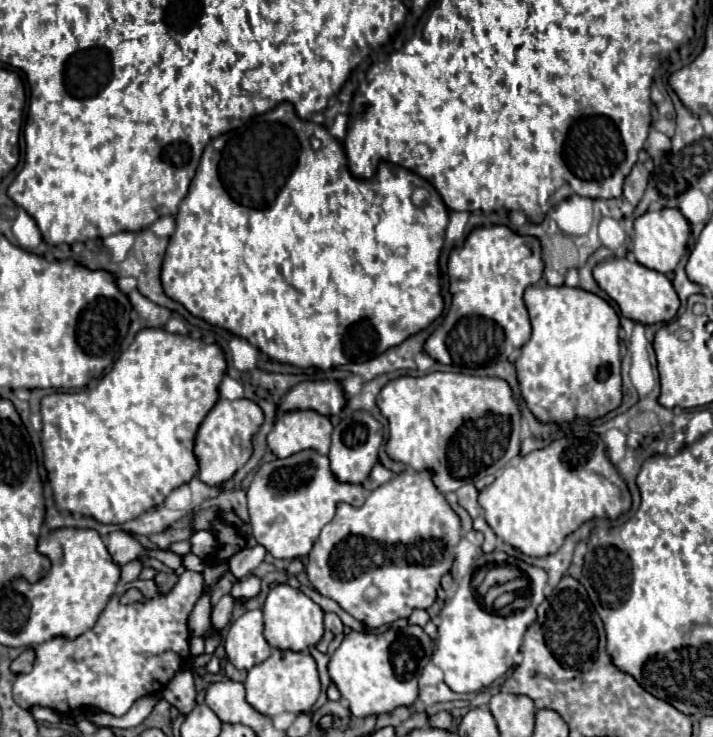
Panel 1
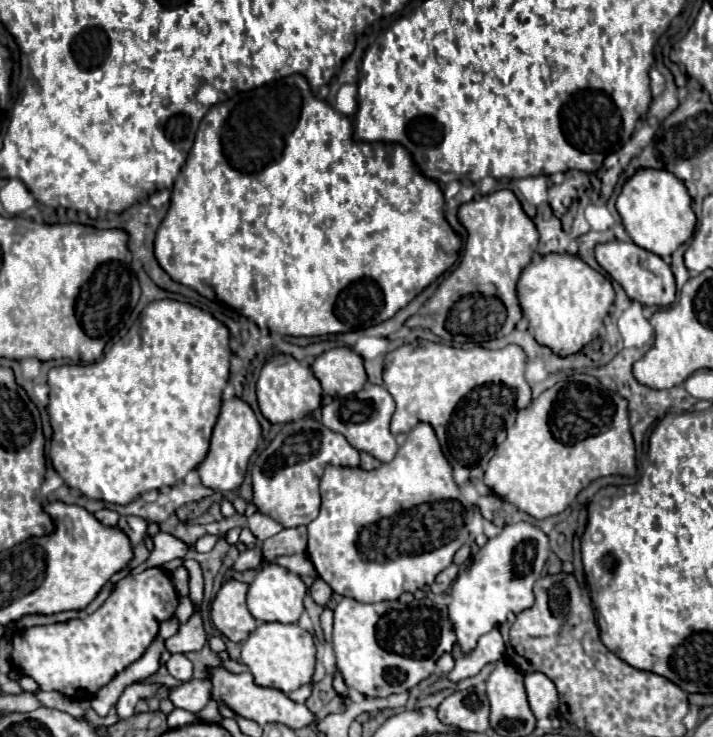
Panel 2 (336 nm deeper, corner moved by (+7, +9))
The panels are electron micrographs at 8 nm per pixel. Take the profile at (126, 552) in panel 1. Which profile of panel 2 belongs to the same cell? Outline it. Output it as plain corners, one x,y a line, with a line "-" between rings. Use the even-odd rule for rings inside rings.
103,508
103,510
97,510
95,512
95,518
105,524
105,526
117,526
117,520
119,520
119,514
115,510
109,510
109,508

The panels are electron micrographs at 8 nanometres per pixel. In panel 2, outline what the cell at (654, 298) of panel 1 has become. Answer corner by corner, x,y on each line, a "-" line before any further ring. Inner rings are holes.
605,242
595,246
595,258
605,272
609,272
627,292
631,300
637,300
645,306
669,306
675,300
675,278
667,262
657,254
637,246
635,242

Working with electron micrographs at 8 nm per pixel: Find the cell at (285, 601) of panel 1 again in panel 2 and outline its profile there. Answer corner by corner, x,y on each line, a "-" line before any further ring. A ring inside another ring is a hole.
269,564
269,566
257,570
255,580
249,584
247,608
259,622
291,624
291,622
297,622
301,612
303,612
305,592
307,592
307,588
297,574
289,572
287,568
283,568
279,564

